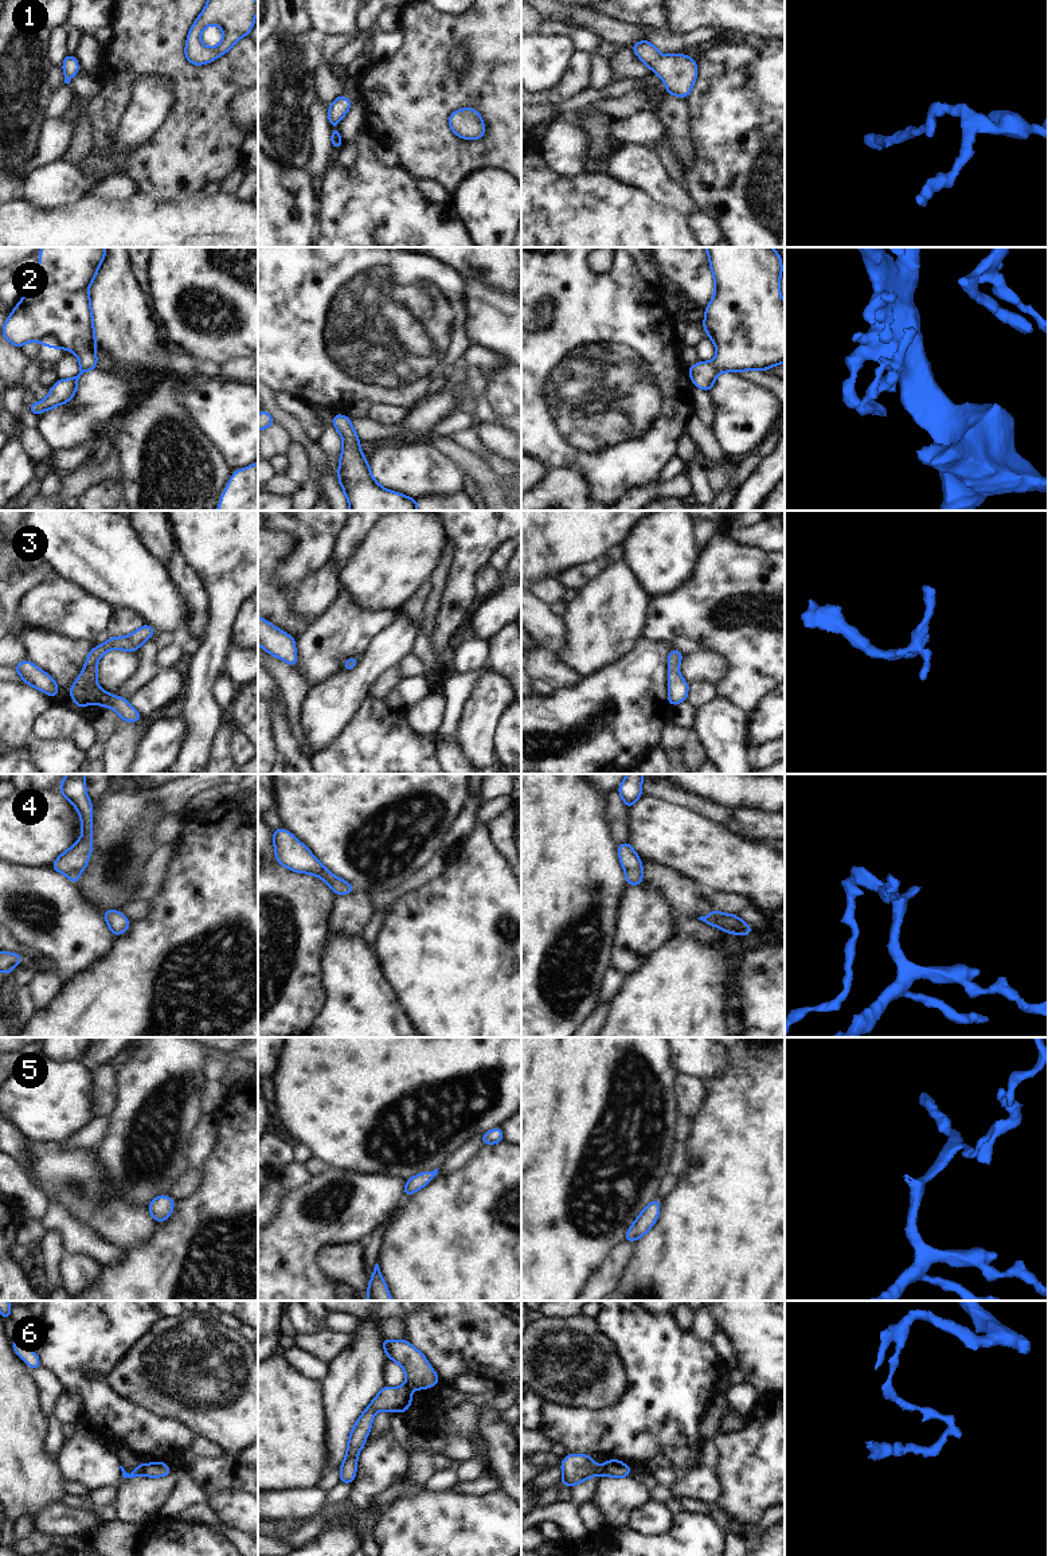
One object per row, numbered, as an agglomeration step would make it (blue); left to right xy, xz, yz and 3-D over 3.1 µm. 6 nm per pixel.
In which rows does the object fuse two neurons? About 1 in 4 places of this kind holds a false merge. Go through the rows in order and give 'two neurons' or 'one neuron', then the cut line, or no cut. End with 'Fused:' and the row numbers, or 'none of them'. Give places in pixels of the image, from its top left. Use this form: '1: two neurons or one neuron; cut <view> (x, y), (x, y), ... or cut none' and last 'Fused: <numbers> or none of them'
1: one neuron; cut none
2: one neuron; cut none
3: one neuron; cut none
4: one neuron; cut none
5: one neuron; cut none
6: two neurons; cut xy (144, 1465), (143, 1476)
Fused: 6

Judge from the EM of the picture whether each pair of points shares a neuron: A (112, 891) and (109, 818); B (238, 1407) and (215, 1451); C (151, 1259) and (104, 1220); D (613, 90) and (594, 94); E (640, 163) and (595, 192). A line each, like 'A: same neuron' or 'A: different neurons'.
A: same neuron
B: different neurons
C: different neurons
D: same neuron
E: different neurons

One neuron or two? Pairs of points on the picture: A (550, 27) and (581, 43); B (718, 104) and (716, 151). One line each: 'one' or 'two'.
A: one
B: one

